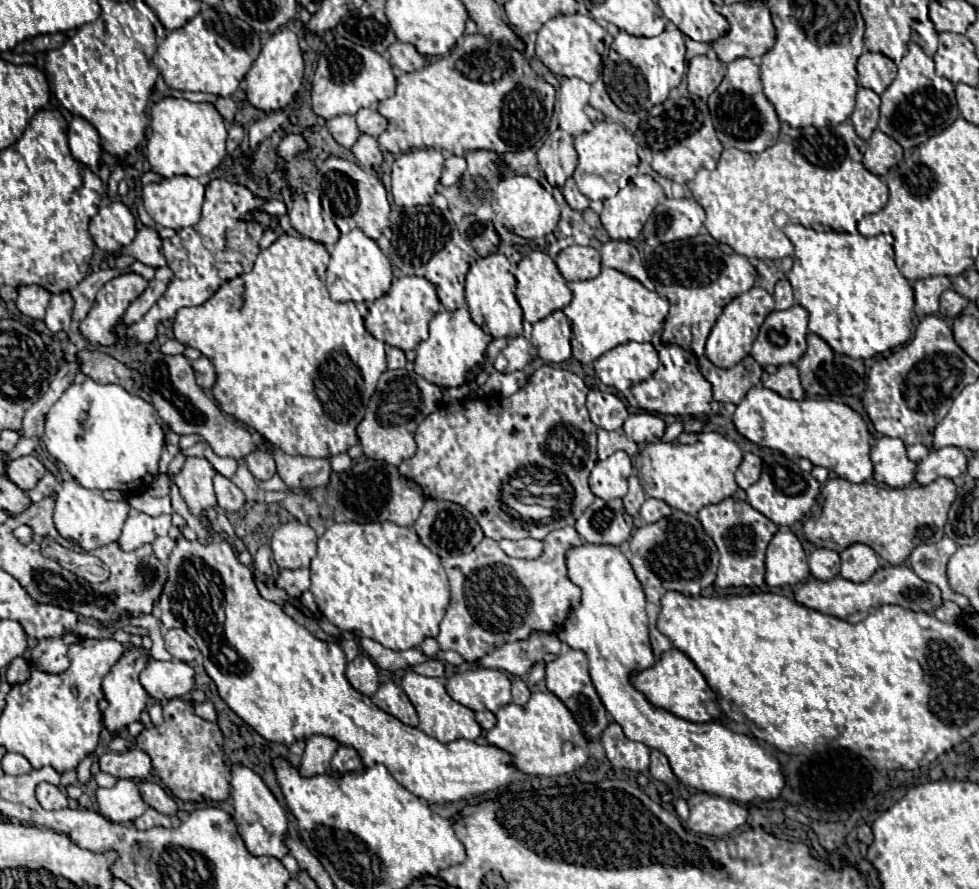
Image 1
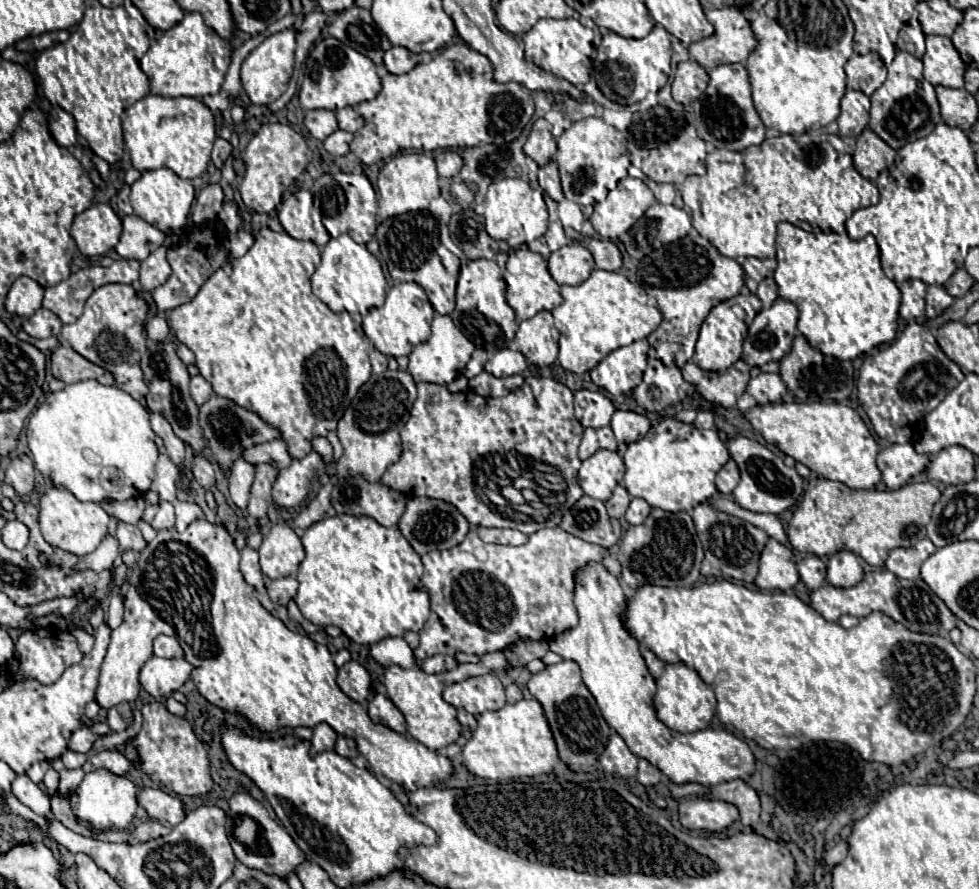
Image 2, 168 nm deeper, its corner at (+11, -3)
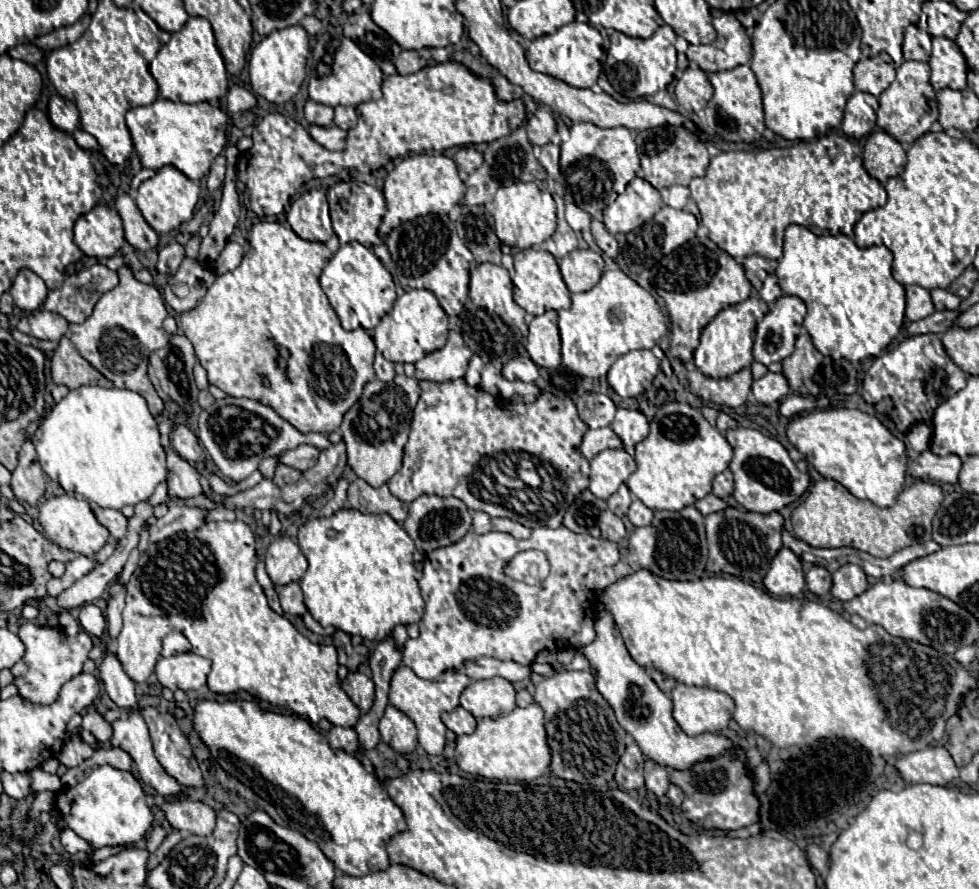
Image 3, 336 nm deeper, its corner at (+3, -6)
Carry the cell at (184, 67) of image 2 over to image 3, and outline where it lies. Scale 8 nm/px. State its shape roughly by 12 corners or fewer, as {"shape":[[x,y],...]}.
{"shape":[[188,18],[150,72],[172,102],[212,102],[228,72],[206,18]]}

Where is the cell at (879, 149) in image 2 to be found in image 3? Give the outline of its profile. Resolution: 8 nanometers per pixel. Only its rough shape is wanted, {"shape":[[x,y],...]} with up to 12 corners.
{"shape":[[882,130],[864,146],[864,168],[886,184],[902,174],[906,152]]}

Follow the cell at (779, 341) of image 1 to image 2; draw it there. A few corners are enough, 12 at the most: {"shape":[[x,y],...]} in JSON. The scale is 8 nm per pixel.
{"shape":[[784,299],[754,317],[742,359],[780,361],[798,335],[798,309]]}

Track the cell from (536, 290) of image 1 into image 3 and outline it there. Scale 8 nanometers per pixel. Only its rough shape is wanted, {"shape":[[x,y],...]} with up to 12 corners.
{"shape":[[514,254],[514,300],[528,314],[570,308],[556,258]]}

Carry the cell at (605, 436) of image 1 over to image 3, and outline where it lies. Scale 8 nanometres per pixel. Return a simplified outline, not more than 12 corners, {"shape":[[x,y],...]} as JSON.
{"shape":[[588,428],[582,446],[586,460],[608,448],[622,448],[612,428]]}

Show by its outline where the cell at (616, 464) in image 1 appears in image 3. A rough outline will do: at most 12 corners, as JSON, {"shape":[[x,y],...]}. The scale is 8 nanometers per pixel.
{"shape":[[624,448],[590,462],[590,492],[606,500],[634,470]]}

